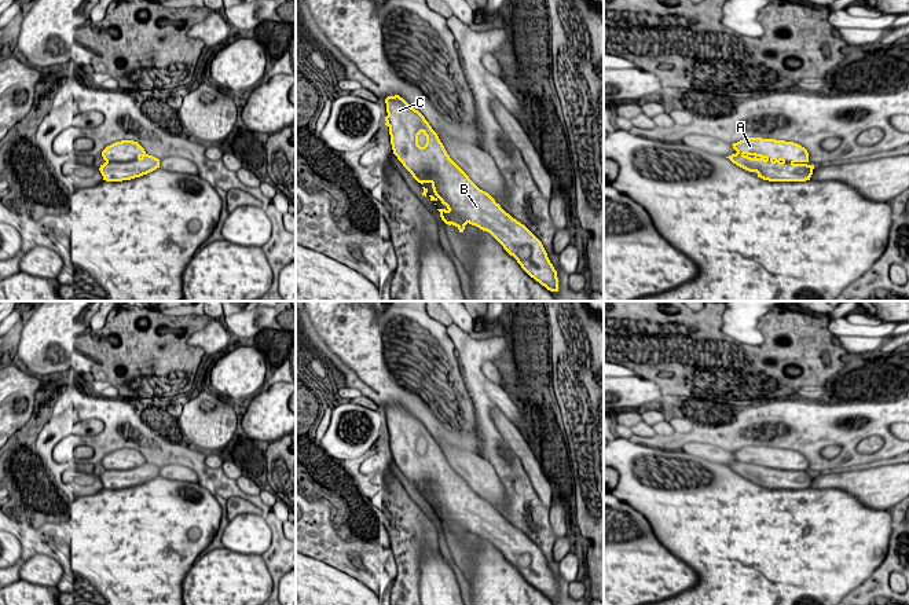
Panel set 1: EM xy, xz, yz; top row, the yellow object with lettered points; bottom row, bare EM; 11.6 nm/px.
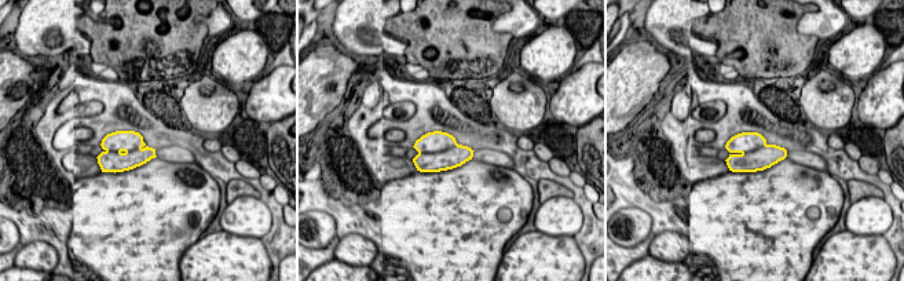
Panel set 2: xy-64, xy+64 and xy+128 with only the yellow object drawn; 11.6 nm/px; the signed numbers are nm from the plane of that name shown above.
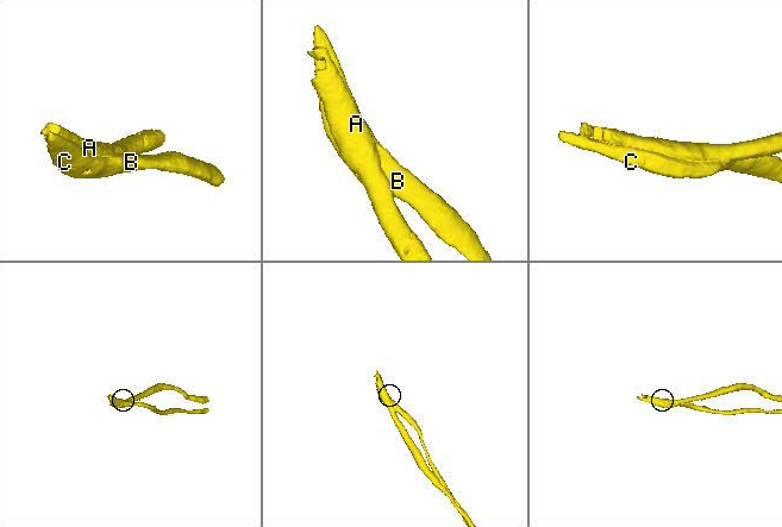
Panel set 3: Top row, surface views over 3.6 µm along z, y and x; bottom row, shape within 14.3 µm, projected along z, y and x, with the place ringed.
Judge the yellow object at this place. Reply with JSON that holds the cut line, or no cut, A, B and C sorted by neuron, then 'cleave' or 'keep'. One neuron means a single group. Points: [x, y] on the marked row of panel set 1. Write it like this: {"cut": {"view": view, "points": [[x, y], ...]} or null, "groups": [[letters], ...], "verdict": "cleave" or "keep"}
{"cut": {"view": "xy", "points": [[139, 157], [131, 161], [106, 161]]}, "groups": [["A"], ["B", "C"]], "verdict": "cleave"}

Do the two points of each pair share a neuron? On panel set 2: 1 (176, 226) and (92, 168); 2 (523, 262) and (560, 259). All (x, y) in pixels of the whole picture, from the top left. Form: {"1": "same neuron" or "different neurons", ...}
{"1": "different neurons", "2": "same neuron"}

